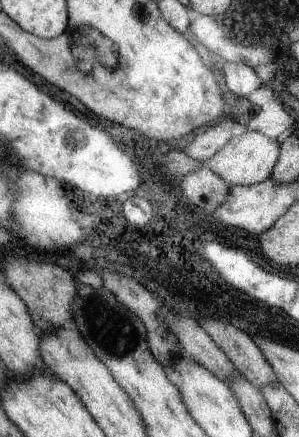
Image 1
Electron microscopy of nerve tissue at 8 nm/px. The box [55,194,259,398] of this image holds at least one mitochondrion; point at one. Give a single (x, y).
(115, 343)

